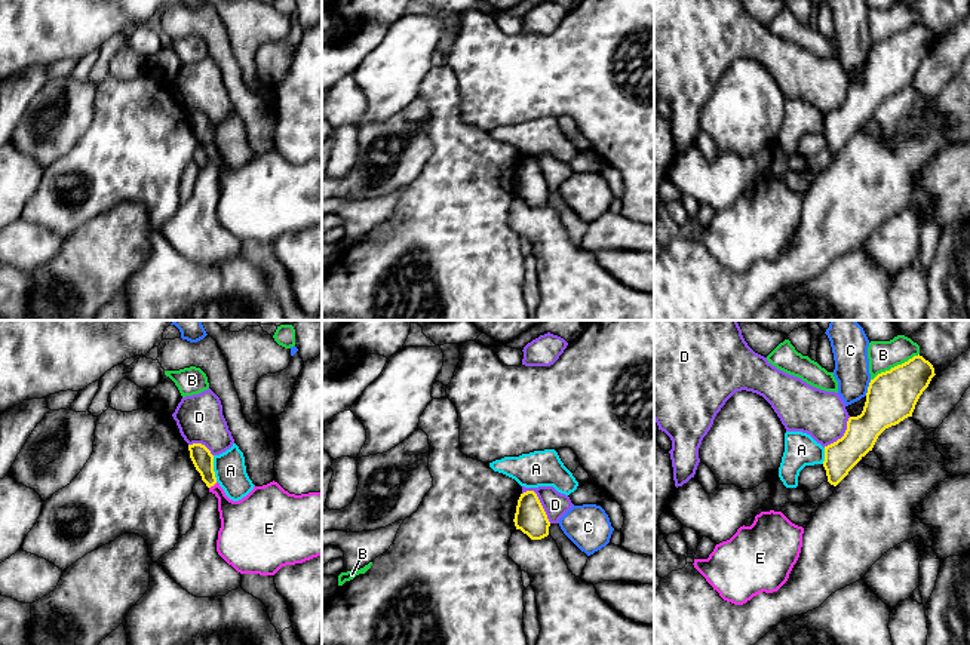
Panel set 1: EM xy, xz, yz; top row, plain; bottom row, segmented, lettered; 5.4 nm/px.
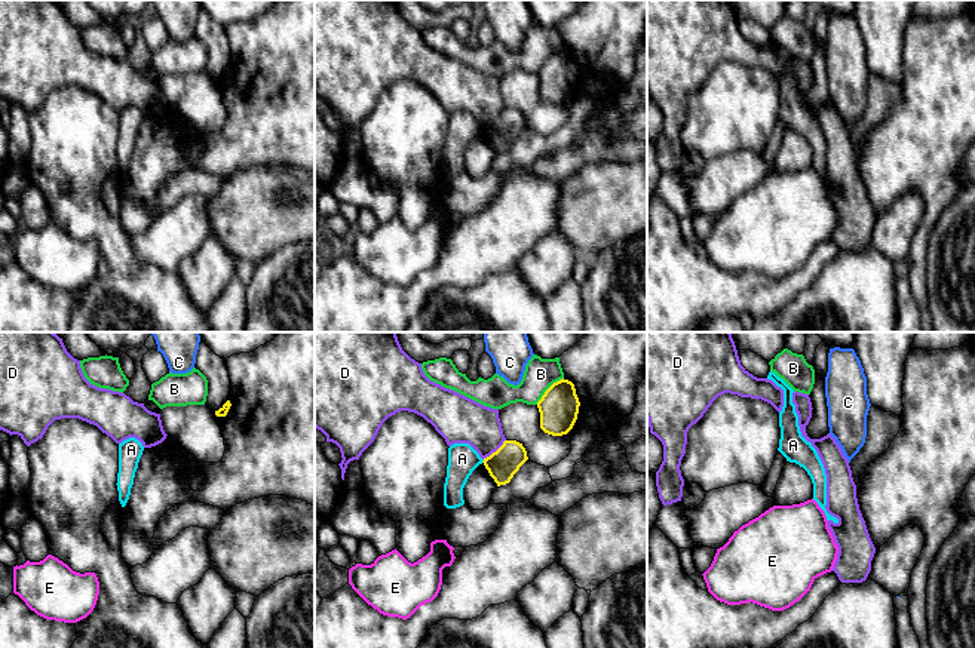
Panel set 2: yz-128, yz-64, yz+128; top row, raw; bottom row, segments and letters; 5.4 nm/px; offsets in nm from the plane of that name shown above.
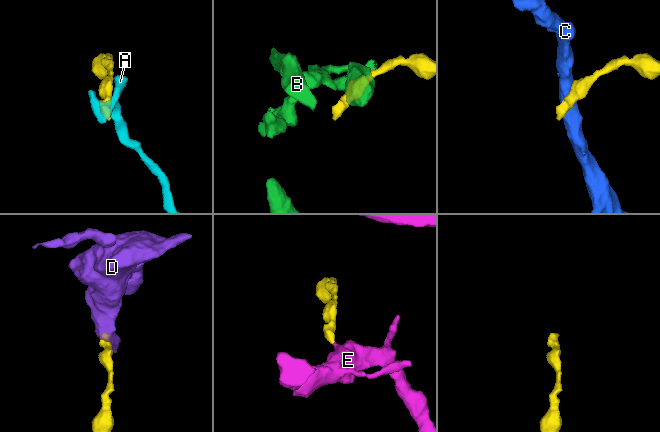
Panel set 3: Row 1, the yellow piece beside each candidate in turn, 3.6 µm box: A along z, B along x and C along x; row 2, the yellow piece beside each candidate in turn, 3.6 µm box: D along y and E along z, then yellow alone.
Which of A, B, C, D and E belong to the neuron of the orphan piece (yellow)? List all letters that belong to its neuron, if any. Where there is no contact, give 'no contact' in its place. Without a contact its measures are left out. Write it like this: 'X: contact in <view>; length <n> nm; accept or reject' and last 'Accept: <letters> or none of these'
A: contact in xy; length 150 nm; reject
B: contact in yz; length 300 nm; reject
C: contact in yz; length 90 nm; reject
D: contact in xz; length 220 nm; reject
E: contact in xy; length 60 nm; accept
Accept: E

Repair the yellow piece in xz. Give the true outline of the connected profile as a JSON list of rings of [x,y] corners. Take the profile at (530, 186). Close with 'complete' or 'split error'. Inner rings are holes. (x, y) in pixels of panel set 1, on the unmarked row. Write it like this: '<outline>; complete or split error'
[[[534,159],[521,162],[515,181],[515,194],[531,208],[541,208],[549,203],[550,190]]]; complete

